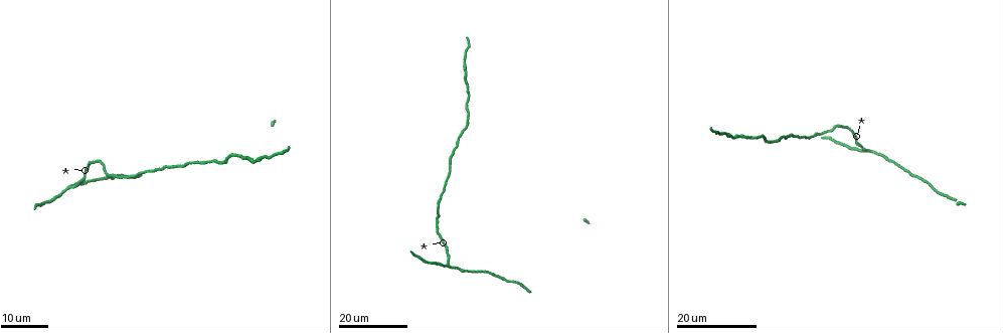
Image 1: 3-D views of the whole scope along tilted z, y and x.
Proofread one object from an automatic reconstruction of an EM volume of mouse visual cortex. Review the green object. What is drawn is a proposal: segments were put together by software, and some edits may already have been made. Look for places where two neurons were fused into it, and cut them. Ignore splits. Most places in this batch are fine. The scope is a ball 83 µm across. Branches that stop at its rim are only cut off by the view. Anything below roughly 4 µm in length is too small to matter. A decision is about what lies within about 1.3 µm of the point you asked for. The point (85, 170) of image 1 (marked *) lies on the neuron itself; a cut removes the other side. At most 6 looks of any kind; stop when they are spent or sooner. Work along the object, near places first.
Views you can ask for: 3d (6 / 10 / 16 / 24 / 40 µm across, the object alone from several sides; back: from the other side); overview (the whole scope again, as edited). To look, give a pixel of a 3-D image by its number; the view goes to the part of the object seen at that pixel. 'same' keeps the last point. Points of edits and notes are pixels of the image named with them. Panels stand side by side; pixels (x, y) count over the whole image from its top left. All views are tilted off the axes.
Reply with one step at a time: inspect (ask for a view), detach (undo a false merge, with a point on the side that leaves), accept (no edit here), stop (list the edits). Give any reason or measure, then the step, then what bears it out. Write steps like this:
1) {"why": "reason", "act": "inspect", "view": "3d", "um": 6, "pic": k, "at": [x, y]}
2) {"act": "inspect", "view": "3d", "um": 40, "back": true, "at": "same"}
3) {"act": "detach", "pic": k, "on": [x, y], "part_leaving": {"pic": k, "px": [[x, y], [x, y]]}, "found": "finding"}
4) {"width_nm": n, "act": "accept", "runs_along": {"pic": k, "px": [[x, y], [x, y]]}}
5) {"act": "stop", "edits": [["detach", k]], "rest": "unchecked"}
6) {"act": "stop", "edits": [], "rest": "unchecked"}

{"why": "thin neck", "act": "inspect", "view": "3d", "um": 24, "pic": 1, "at": [447, 174]}

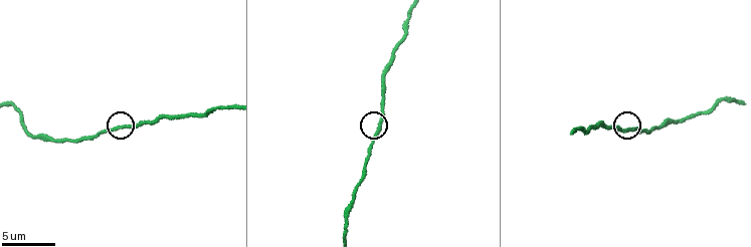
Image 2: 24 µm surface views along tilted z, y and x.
{"why": "closer look", "act": "inspect", "view": "3d", "um": 10, "pic": 2, "at": [380, 121]}

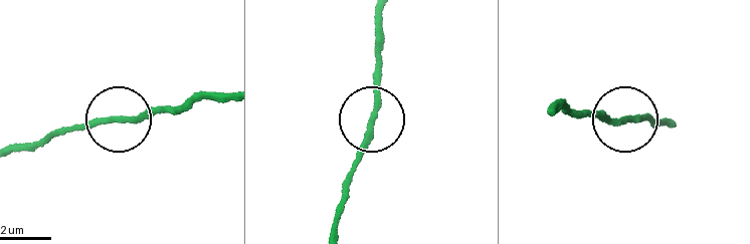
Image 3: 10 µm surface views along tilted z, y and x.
{"act": "accept", "runs_along": {"pic": 3, "px": [[661, 124], [586, 113]]}, "found": "all the same neuron"}

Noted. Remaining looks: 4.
{"why": "a narrow waist", "act": "inspect", "view": "3d", "um": 24, "pic": 1, "at": [733, 137]}

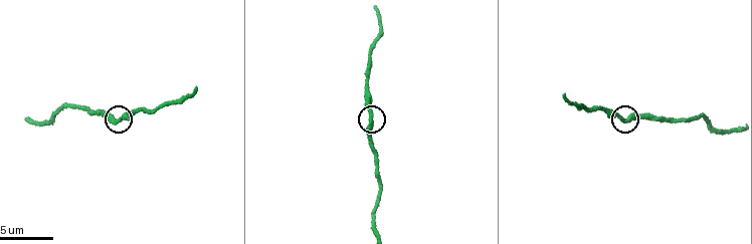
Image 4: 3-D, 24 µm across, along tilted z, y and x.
{"why": "zoom in", "act": "inspect", "view": "3d", "um": 6, "pic": 4, "at": [121, 119]}

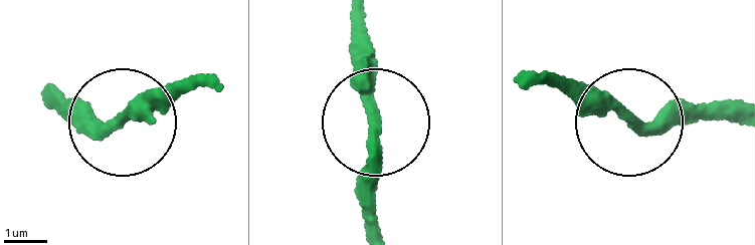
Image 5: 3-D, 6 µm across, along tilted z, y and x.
{"width_nm": 250, "act": "accept", "runs_along": {"pic": 5, "px": [[51, 99], [101, 133], [171, 83]]}, "found": "one neuron here"}

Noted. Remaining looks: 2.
{"act": "inspect", "view": "3d", "um": 16, "pic": 1, "at": [210, 162]}

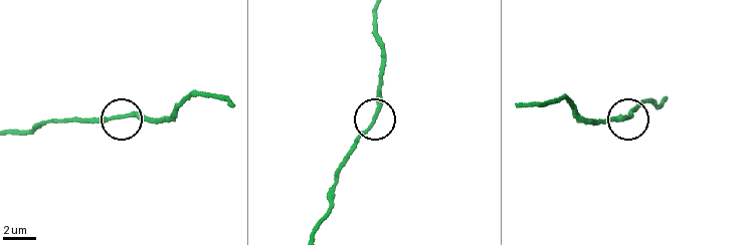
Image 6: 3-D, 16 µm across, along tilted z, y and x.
{"why": "closer look", "act": "inspect", "view": "3d", "um": 6, "pic": 6, "at": [375, 116]}

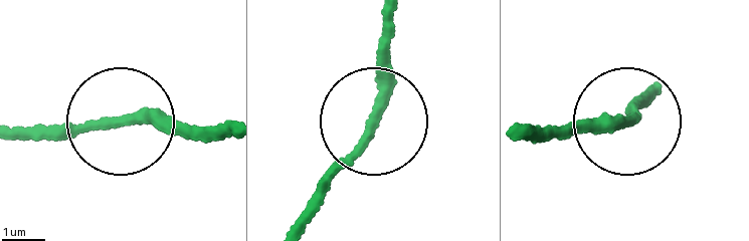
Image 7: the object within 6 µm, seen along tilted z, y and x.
{"act": "accept", "runs_along": {"pic": 7, "px": [[14, 134], [152, 123], [191, 133]]}, "found": "continuous, no second neuron"}

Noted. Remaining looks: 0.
{"act": "stop", "edits": [], "rest": "unchecked"}

